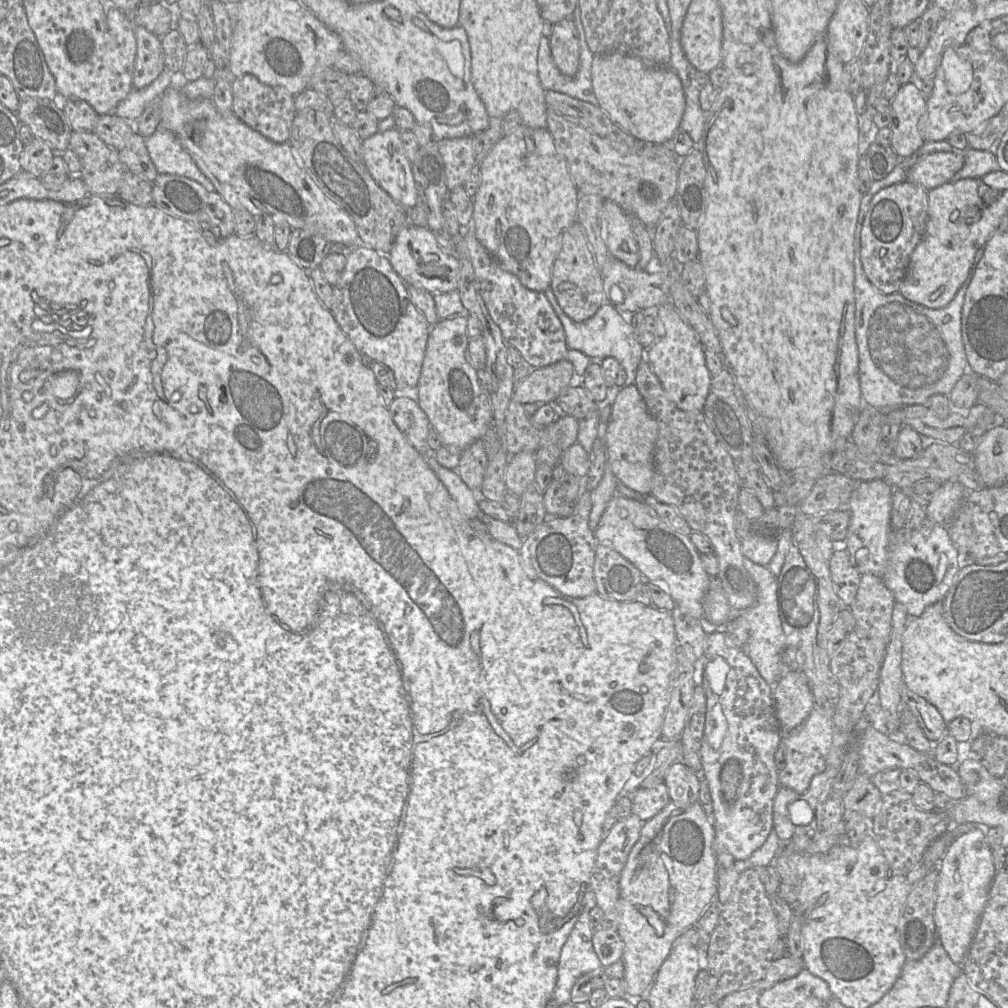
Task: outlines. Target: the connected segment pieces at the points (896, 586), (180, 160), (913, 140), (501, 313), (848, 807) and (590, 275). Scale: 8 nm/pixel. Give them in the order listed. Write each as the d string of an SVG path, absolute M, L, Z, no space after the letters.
M880 479L861 481L851 494L847 508L850 522L847 530L846 549L850 563L861 574L874 574L882 579L892 592L896 602L905 605L909 617L920 616L930 605L942 601L948 593L955 576L960 571L960 560L970 559L962 556L953 545L946 526L926 520L917 530L903 528L897 532L891 530L891 508L893 487Z
M158 125L156 131L145 138L145 143L158 173L188 177L207 191L215 191L213 183L198 168L173 132Z
M909 82L901 85L890 106L892 148L901 158L916 155L925 143L918 129L918 121L926 112L926 97L917 86Z
M473 218L466 226L460 225L480 293L493 321L501 329L507 344L515 347L534 368L545 367L566 359L569 350L564 327L544 292L532 291L522 285L519 278L504 270L476 237Z
M860 773L843 798L844 816L846 813L857 812L872 821L882 796L879 788L873 783L872 777Z
M575 222L562 237L562 249L552 269L550 288L563 311L575 322L590 319L603 305L604 287L601 271L595 264L584 227Z

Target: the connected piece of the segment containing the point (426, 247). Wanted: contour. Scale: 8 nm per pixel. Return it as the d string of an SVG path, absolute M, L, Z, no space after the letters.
M406 224L398 233L387 254L394 270L406 284L422 287L428 292L445 293L458 289L460 283L460 262L454 253L440 247L428 227Z

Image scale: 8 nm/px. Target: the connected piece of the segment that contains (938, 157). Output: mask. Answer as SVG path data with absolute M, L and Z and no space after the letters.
M963 151L934 152L917 157L916 163L908 171L906 181L926 190L949 182L964 165Z

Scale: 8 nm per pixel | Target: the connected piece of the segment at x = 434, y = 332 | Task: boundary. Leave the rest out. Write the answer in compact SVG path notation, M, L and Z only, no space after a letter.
M450 316L431 326L417 385L417 402L438 433L442 446L460 451L481 440L492 419L491 396L480 386L477 370L467 357L470 340L467 316Z

